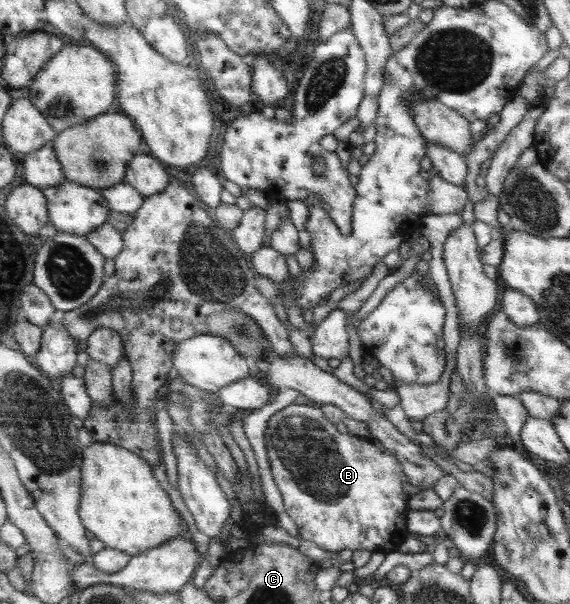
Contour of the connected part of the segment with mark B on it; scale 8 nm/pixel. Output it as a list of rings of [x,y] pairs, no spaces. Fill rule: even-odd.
[[[291,404],[267,421],[265,447],[274,483],[282,495],[284,510],[298,527],[299,535],[331,552],[359,549],[390,553],[397,551],[409,534],[409,496],[403,492],[407,474],[397,457],[387,448],[380,450],[369,437],[343,434],[336,424],[313,404]]]

